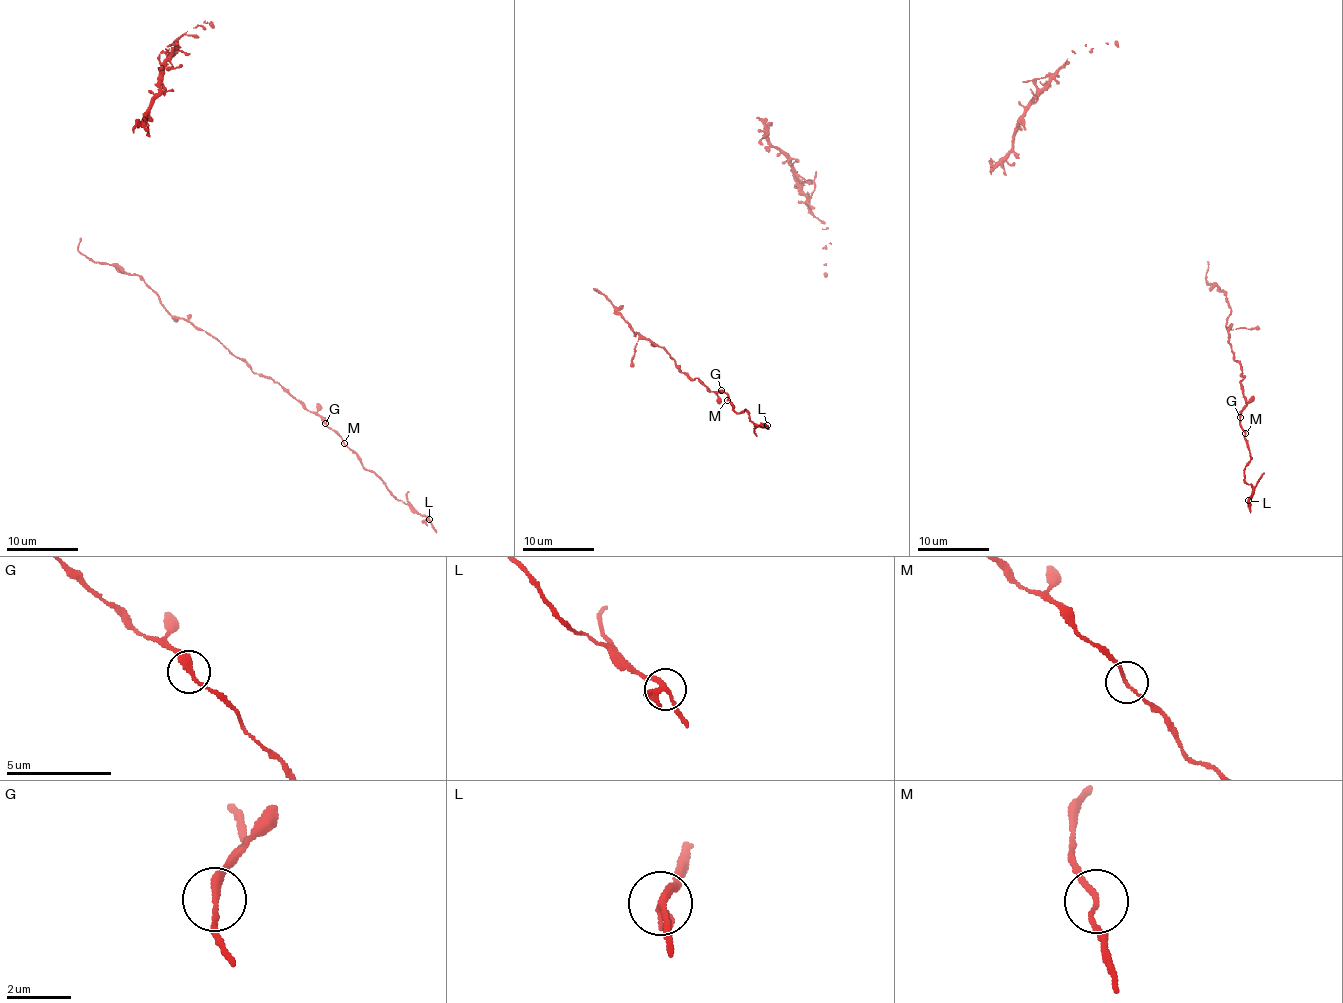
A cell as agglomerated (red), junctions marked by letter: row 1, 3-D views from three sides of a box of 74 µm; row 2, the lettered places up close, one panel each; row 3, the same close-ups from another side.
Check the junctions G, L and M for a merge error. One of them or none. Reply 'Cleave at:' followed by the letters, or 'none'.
Cleave at: none

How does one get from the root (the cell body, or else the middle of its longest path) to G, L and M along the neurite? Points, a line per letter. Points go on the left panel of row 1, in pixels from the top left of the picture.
G: (98, 263), (114, 264), (135, 273), (175, 317), (207, 331), (254, 372), (274, 379), (325, 424)
L: (98, 263), (135, 273), (175, 317), (207, 331), (254, 372), (274, 379), (319, 415), (390, 494), (429, 519)
M: (98, 263), (114, 264), (135, 273), (170, 313), (207, 331), (254, 372), (274, 379), (319, 415), (343, 442)

